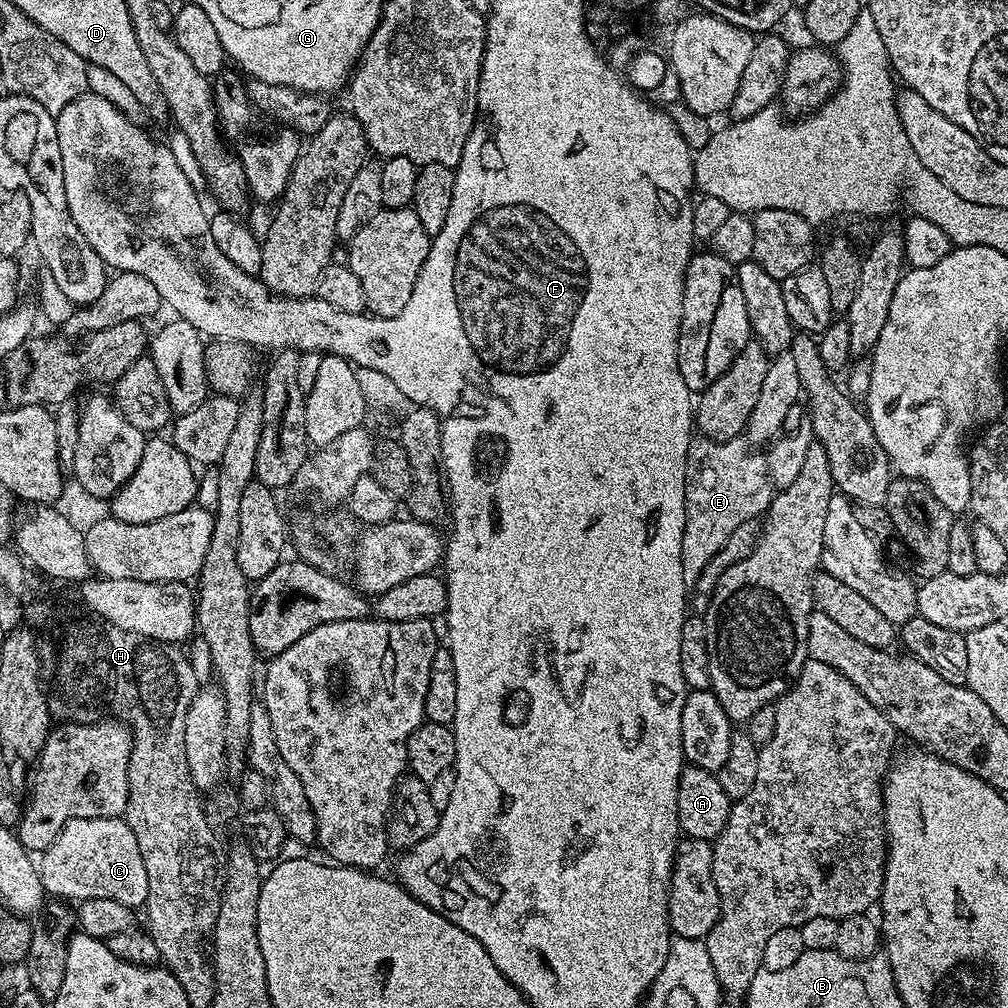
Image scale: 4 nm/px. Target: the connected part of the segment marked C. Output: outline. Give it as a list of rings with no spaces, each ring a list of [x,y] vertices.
[[[74,818],[66,822],[58,838],[39,857],[38,871],[45,893],[64,902],[110,898],[133,910],[148,902],[146,866],[142,866],[138,838],[123,818]]]

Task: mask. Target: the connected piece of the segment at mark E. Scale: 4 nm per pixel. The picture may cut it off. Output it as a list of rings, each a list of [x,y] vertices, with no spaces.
[[[697,435],[688,448],[686,462],[686,530],[682,534],[682,574],[684,583],[695,585],[702,574],[706,562],[726,546],[726,538],[734,534],[734,529],[742,522],[757,519],[767,513],[772,502],[774,485],[768,477],[768,461],[763,451],[749,446],[743,439],[711,440],[708,436]]]

